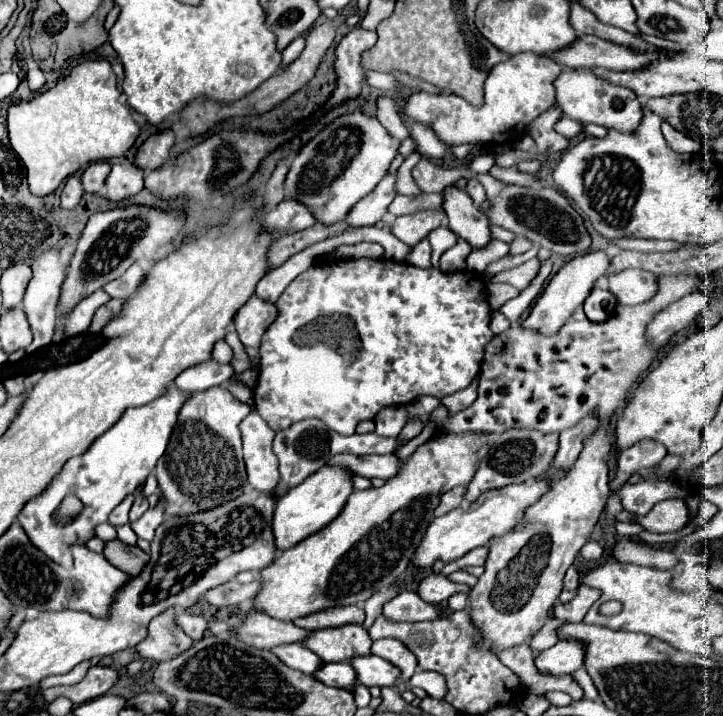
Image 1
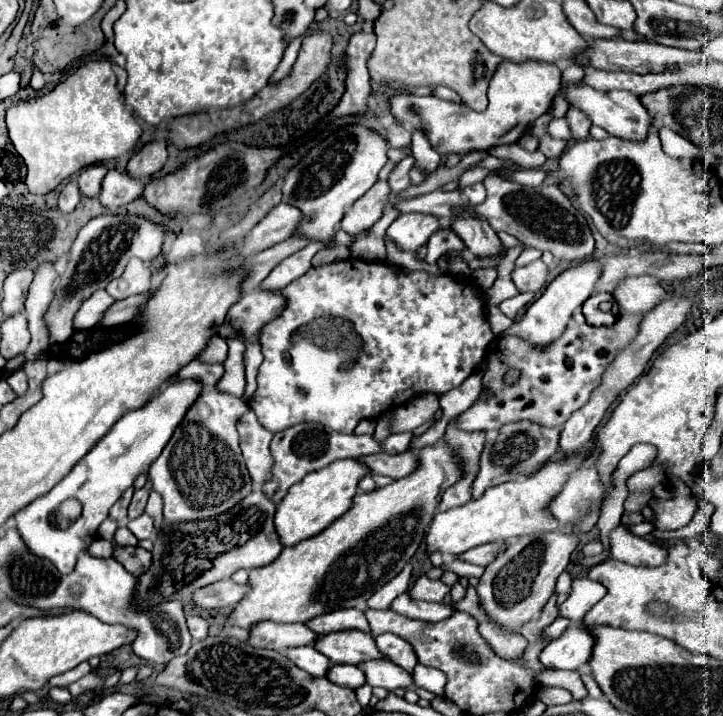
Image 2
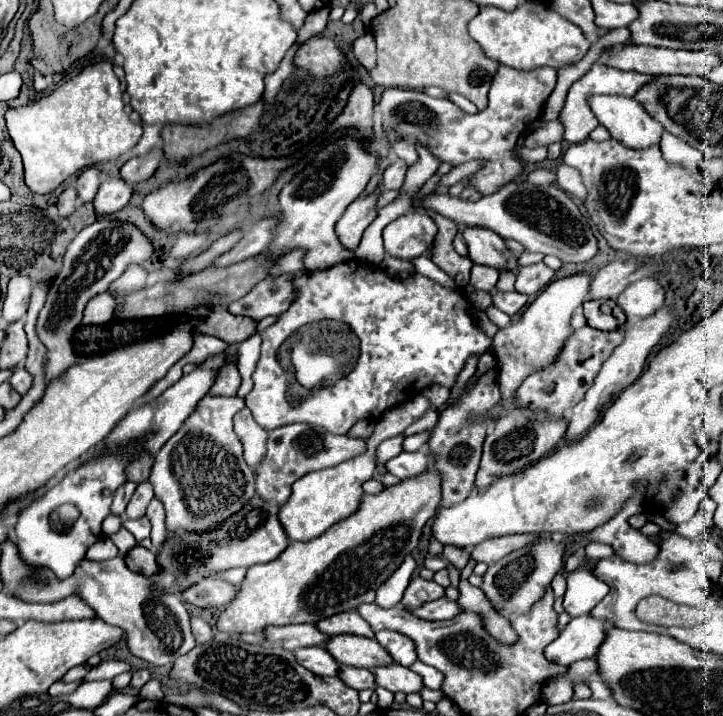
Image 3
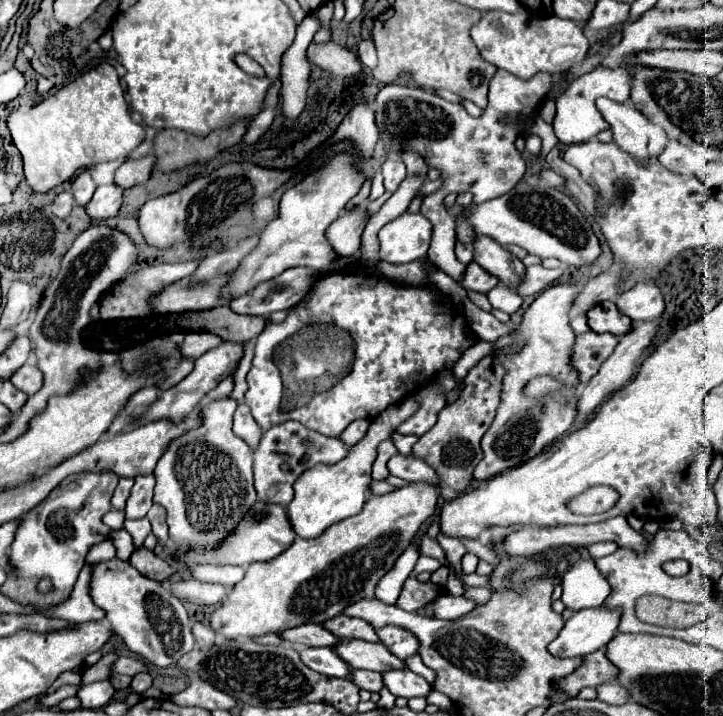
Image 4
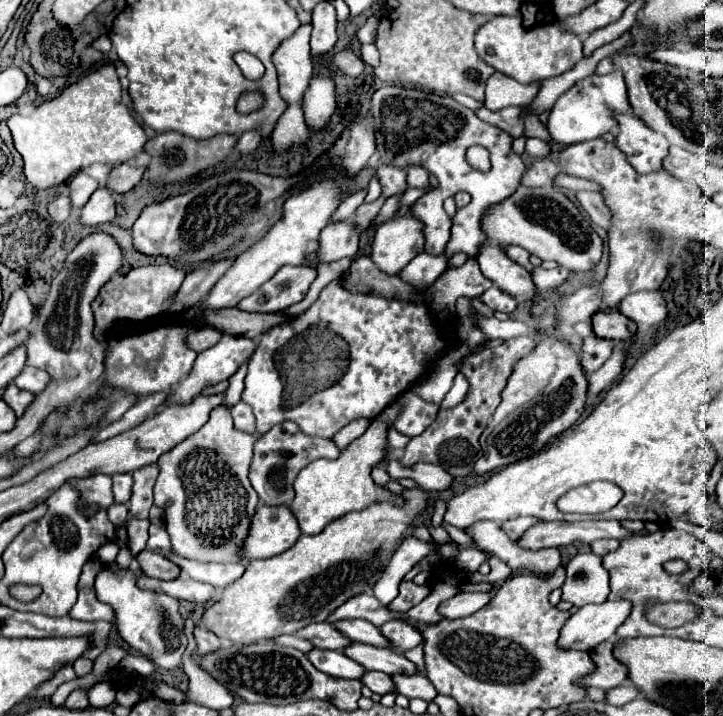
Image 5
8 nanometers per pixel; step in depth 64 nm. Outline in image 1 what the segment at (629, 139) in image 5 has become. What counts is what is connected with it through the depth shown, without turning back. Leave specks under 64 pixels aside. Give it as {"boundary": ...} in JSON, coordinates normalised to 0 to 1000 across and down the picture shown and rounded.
{"boundary":[[[811,95],[811,98],[777,98],[775,106],[766,112],[766,123],[769,123],[769,142],[777,151],[777,156],[786,165],[802,168],[808,173],[833,173],[838,179],[852,179],[852,182],[877,182],[888,165],[888,148],[882,134],[863,120],[855,117],[841,117],[841,112],[835,112],[827,98],[822,95]]]}

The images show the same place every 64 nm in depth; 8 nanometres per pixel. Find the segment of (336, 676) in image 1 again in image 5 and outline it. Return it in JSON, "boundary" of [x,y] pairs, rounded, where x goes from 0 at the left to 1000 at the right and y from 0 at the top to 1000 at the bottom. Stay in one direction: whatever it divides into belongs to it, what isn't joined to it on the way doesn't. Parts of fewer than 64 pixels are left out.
{"boundary":[[[506,939],[506,941],[498,947],[498,953],[501,953],[503,958],[509,958],[509,961],[512,961],[515,966],[520,966],[520,969],[545,966],[545,955],[542,955],[539,944],[531,941],[531,939]]]}

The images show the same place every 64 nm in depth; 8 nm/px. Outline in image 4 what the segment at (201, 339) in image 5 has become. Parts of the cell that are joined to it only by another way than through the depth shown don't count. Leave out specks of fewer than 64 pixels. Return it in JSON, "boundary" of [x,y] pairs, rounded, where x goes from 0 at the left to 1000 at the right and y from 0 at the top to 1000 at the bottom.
{"boundary":[[[266,464],[266,466],[254,469],[249,492],[253,500],[271,503],[279,494],[285,494],[288,489],[299,486],[302,480],[304,480],[304,472],[299,466],[290,466],[290,464]]]}

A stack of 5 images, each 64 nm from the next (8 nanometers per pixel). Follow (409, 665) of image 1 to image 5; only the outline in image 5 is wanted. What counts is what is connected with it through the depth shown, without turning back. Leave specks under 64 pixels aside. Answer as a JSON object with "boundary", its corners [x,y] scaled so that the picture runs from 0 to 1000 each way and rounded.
{"boundary":[[[556,866],[534,869],[531,874],[526,874],[526,883],[548,911],[570,908],[584,897],[581,883],[575,883],[573,874],[567,874],[564,869],[556,869]]]}

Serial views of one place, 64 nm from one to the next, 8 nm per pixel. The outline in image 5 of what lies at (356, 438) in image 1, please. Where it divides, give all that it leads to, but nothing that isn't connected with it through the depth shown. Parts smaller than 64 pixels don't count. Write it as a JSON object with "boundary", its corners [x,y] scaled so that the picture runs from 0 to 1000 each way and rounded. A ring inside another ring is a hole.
{"boundary":[[[404,589],[382,592],[371,606],[362,606],[354,620],[351,620],[351,642],[346,651],[346,673],[351,684],[357,687],[360,698],[365,698],[373,707],[393,704],[401,707],[407,698],[407,670],[418,654],[423,654],[429,645],[437,640],[451,640],[451,642],[465,642],[470,637],[470,626],[459,615],[443,615],[437,609],[423,609],[415,606],[415,598]],[[401,606],[412,606],[412,615],[398,615]]]}

